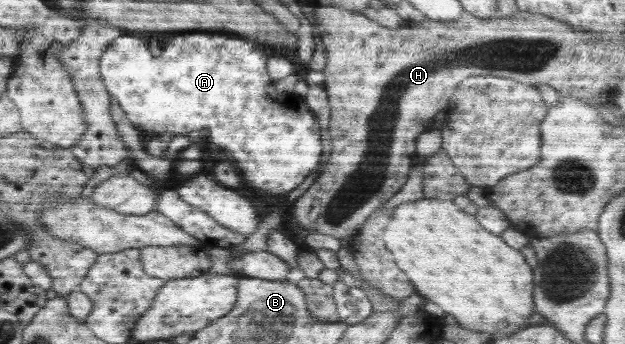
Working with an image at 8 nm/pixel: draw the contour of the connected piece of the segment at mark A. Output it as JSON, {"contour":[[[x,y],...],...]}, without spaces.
{"contour":[[[124,32],[118,38],[115,38],[100,55],[100,77],[104,82],[104,87],[108,91],[111,99],[116,99],[116,103],[122,108],[128,117],[128,121],[138,129],[147,132],[170,132],[170,134],[188,134],[192,130],[198,128],[210,128],[210,138],[214,142],[214,146],[224,146],[226,150],[230,150],[230,158],[234,158],[234,166],[238,166],[238,172],[242,174],[242,178],[246,180],[246,184],[252,190],[268,190],[270,194],[286,195],[304,182],[304,178],[318,166],[320,160],[320,152],[322,152],[322,134],[320,134],[320,126],[318,126],[318,117],[305,104],[303,98],[298,98],[294,94],[283,94],[276,91],[274,80],[268,76],[266,72],[266,54],[264,54],[264,46],[260,42],[254,40],[244,40],[244,38],[236,38],[236,34],[227,34],[226,32],[194,32],[194,34],[178,34],[168,38],[166,46],[162,50],[162,54],[158,58],[154,58],[148,51],[148,43],[144,39],[133,36],[130,32]]]}

